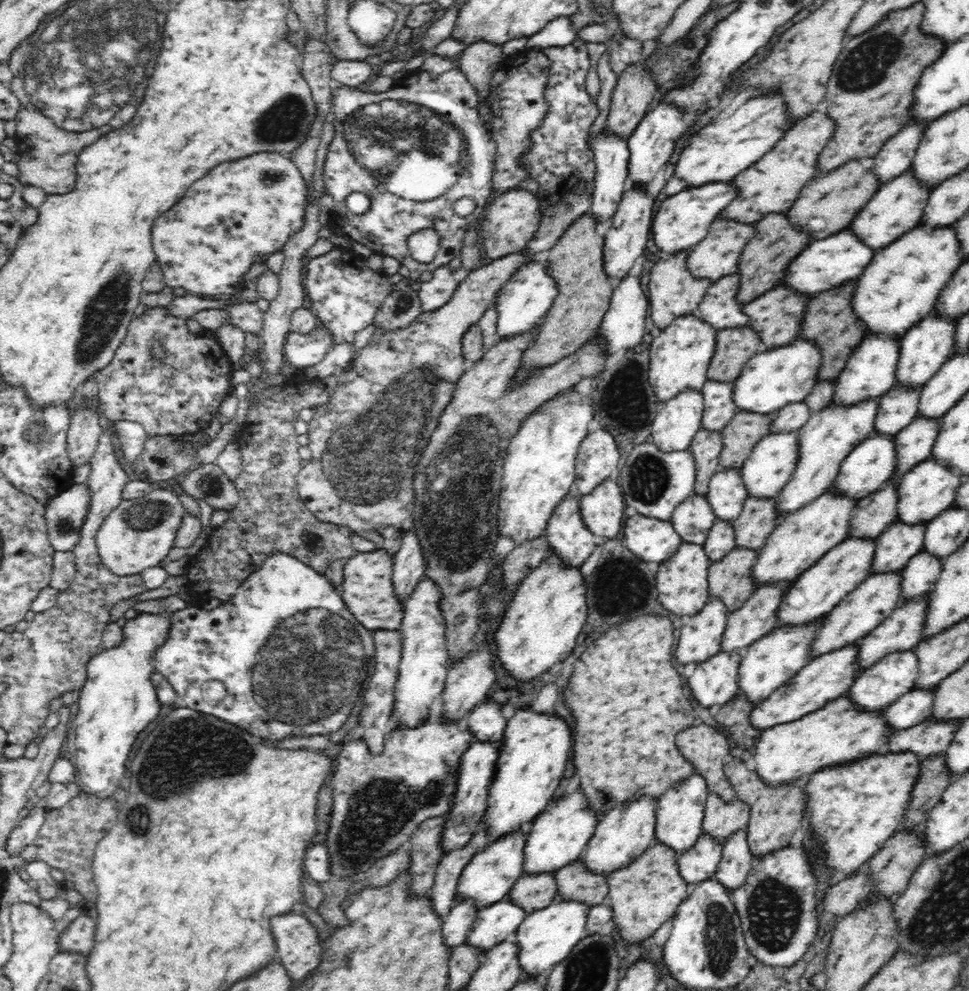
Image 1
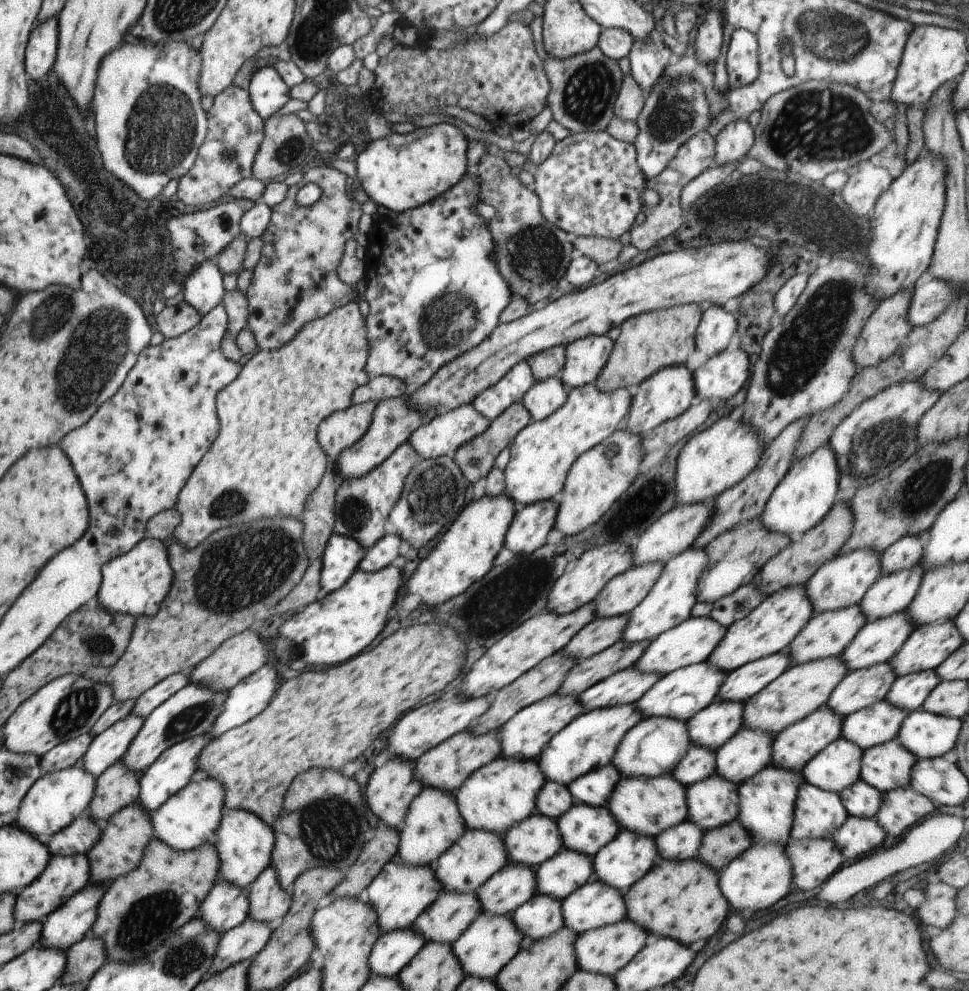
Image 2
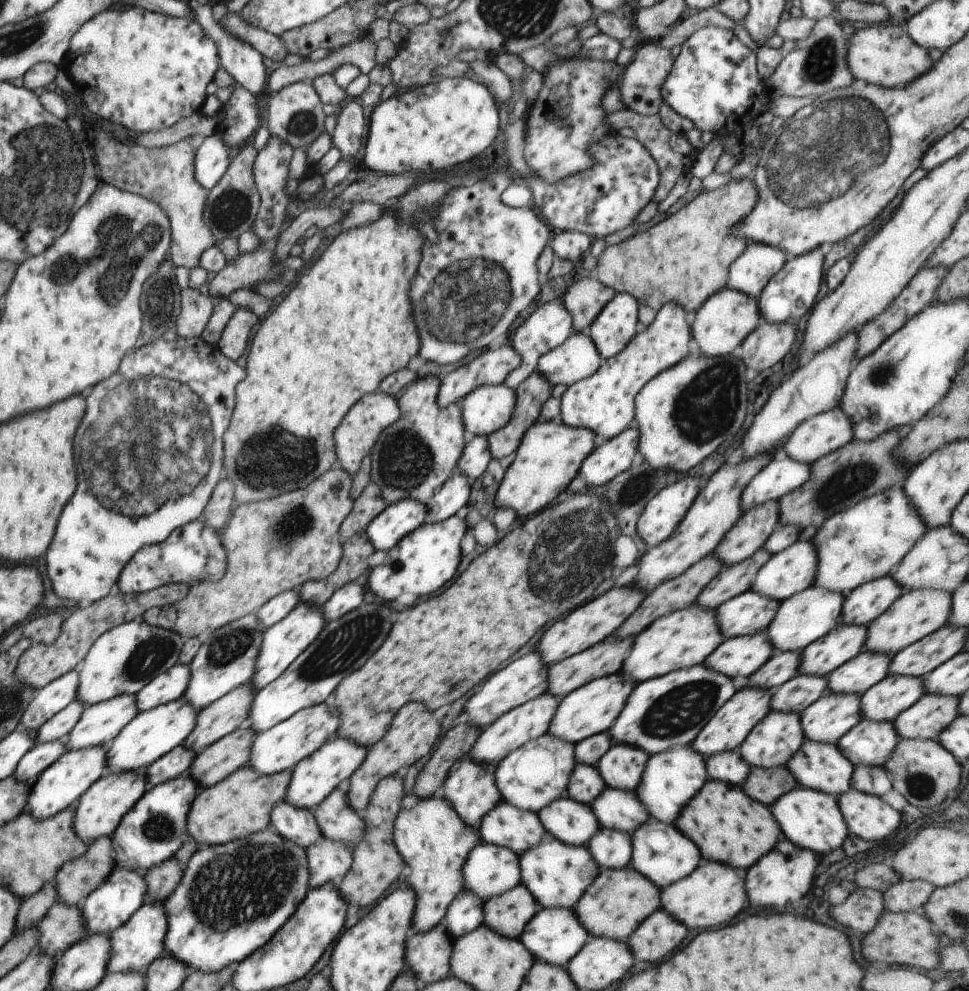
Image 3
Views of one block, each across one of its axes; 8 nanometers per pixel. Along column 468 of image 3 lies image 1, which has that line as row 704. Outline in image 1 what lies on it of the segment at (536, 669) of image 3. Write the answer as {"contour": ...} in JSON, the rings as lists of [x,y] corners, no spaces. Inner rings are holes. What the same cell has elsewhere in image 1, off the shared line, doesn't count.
{"contour":[[[720,651],[696,665],[694,674],[688,678],[688,686],[698,704],[714,710],[739,693],[737,676],[742,652]]]}

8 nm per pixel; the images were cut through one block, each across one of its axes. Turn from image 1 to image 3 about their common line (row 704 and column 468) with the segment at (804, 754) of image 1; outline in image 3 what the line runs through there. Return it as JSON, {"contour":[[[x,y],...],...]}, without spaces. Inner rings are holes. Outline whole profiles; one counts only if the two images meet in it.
{"contour":[[[439,793],[418,799],[411,808],[401,808],[393,822],[393,843],[396,845],[403,861],[410,866],[412,874],[408,884],[416,895],[416,906],[411,923],[413,932],[426,932],[437,924],[444,922],[450,903],[464,890],[463,864],[465,858],[476,845],[480,844],[481,837],[478,830],[466,824],[447,801]]]}

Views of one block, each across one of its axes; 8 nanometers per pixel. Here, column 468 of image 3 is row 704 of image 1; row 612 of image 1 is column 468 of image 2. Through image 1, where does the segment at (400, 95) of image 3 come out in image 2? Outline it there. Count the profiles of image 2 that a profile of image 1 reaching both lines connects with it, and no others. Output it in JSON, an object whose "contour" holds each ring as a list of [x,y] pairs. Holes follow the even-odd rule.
{"contour":[[[444,122],[407,135],[392,133],[384,139],[369,140],[357,152],[357,178],[376,205],[397,213],[412,210],[440,197],[468,173],[468,142],[458,127]]]}

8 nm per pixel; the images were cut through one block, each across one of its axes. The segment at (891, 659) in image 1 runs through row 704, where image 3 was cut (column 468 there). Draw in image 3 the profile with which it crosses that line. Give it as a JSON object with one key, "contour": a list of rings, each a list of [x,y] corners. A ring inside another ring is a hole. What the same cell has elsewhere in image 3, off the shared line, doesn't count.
{"contour":[[[480,842],[473,847],[463,864],[464,889],[477,894],[483,902],[514,888],[521,882],[519,855],[508,847]]]}

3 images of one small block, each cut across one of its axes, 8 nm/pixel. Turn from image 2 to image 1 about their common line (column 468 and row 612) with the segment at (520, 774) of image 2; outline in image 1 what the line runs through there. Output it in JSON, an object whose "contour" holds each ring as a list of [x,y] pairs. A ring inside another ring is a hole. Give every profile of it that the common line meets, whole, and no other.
{"contour":[[[848,538],[834,546],[808,570],[799,574],[793,585],[782,598],[778,607],[777,619],[782,627],[802,627],[826,616],[840,601],[845,599],[854,588],[873,574],[871,566],[875,553],[874,538]]]}

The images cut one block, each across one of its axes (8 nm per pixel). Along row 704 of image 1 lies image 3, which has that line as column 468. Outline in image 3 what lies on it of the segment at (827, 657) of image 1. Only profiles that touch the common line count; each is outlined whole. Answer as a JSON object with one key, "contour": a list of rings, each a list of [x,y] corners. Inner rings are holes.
{"contour":[[[467,756],[456,761],[449,770],[446,780],[439,794],[451,802],[458,816],[471,827],[478,830],[482,817],[489,813],[500,801],[503,800],[495,781],[497,763],[479,763]]]}

